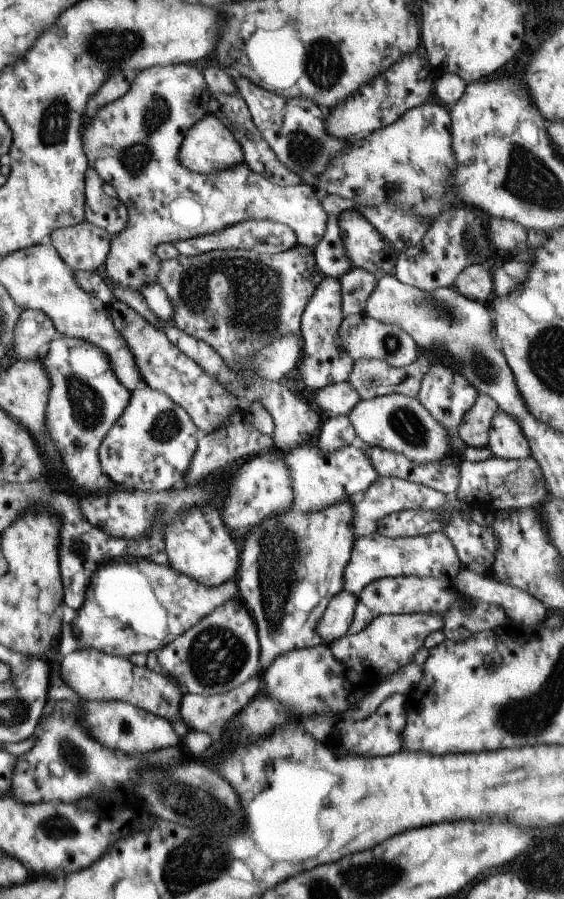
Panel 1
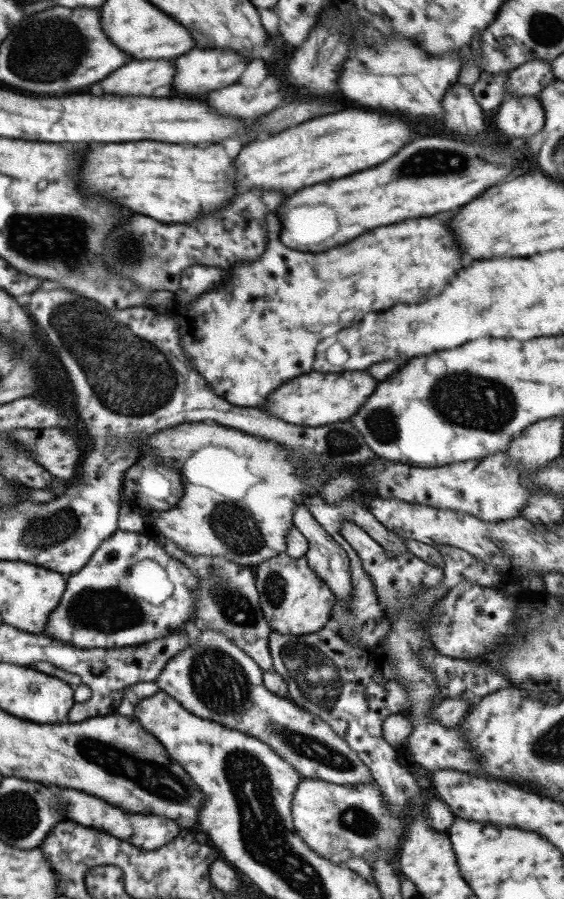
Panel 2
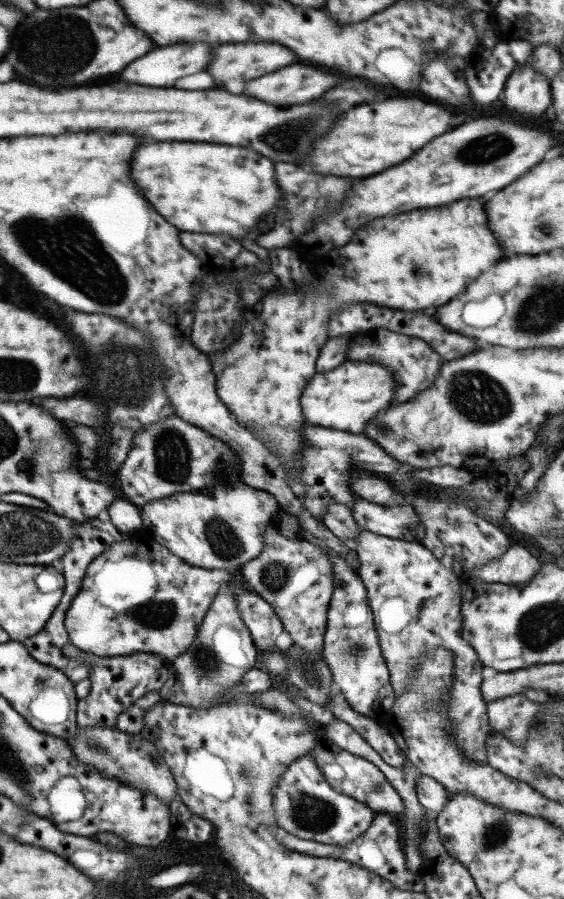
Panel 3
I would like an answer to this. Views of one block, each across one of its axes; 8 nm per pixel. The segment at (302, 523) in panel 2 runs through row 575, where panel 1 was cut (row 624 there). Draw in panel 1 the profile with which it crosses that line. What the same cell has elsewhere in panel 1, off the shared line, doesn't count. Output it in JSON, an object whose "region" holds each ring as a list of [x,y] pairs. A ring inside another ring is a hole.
{"region":[[[341,590],[331,597],[321,619],[314,627],[314,632],[319,636],[321,643],[329,646],[335,640],[347,636],[357,601],[357,596],[349,594],[347,590]]]}

